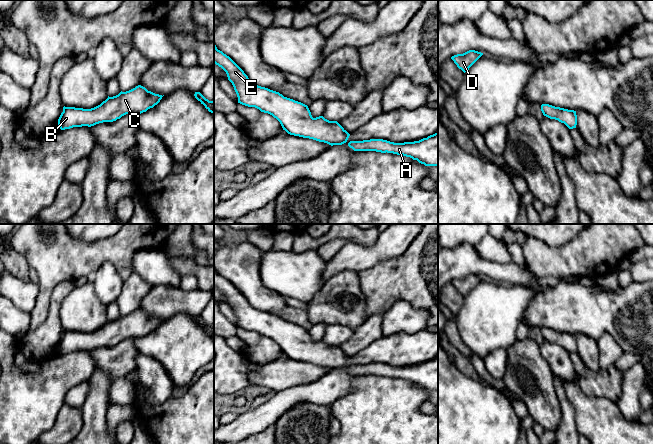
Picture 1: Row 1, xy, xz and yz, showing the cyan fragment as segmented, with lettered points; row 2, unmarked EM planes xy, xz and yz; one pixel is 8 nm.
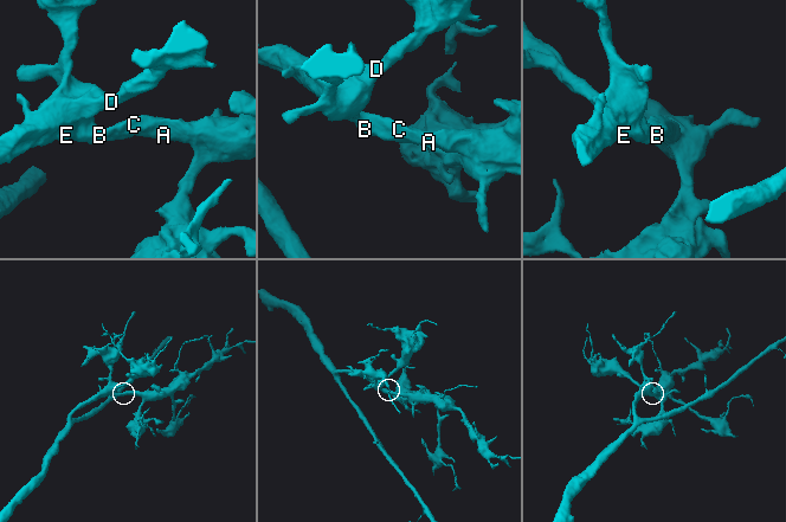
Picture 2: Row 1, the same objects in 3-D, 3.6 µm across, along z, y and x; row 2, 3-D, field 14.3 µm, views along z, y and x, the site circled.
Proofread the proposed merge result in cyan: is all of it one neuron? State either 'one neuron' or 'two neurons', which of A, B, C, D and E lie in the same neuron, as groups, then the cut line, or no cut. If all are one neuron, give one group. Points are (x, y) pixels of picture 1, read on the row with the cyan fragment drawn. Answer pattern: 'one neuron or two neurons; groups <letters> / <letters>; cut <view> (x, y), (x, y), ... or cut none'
one neuron; groups A B C D E; cut none

